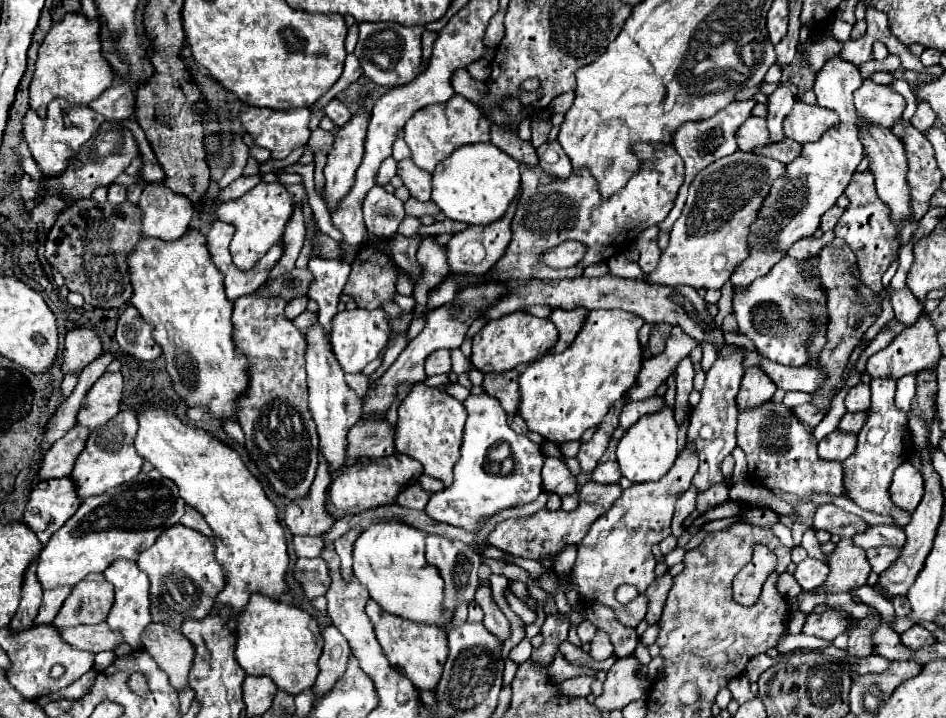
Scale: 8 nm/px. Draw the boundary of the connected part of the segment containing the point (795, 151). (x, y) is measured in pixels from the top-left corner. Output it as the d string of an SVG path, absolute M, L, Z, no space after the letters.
M789 138L777 144L752 149L752 153L756 153L756 155L771 157L785 164L793 161L801 153L801 151L802 145Z

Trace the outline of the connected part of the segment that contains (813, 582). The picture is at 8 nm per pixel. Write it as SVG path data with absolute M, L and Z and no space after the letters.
M806 557L802 563L798 563L794 577L798 579L798 583L802 585L804 591L812 591L826 581L828 573L830 573L830 567L828 567L826 561Z

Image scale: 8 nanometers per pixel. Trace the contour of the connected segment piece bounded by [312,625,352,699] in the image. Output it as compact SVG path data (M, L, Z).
M334 625L328 627L324 631L324 651L318 661L320 675L312 687L314 699L324 697L338 683L338 679L342 679L342 675L346 673L350 655L352 655L352 649L346 643L344 635L340 635L340 631Z

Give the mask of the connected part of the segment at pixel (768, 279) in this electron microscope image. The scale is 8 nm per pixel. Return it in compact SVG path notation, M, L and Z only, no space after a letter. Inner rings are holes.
M818 257L808 259L782 259L774 271L756 279L746 291L734 291L734 315L738 319L738 329L750 341L754 341L756 351L766 355L770 361L780 365L802 367L810 361L808 341L818 335L818 327L812 311L806 303L816 301L826 303L826 289L818 271Z

